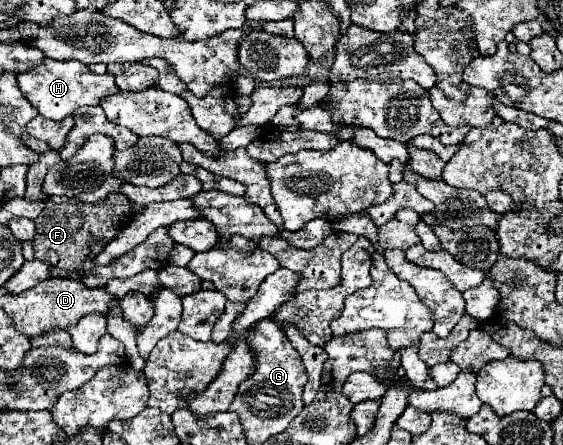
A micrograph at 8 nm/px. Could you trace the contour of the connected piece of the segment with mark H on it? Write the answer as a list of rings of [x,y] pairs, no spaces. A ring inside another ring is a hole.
[[[44,59],[44,65],[36,67],[34,71],[20,73],[18,85],[24,97],[38,109],[38,113],[52,121],[62,121],[64,117],[72,115],[82,105],[98,105],[104,97],[116,95],[120,89],[114,83],[114,75],[94,75],[88,71],[86,65],[80,61],[54,61]]]

